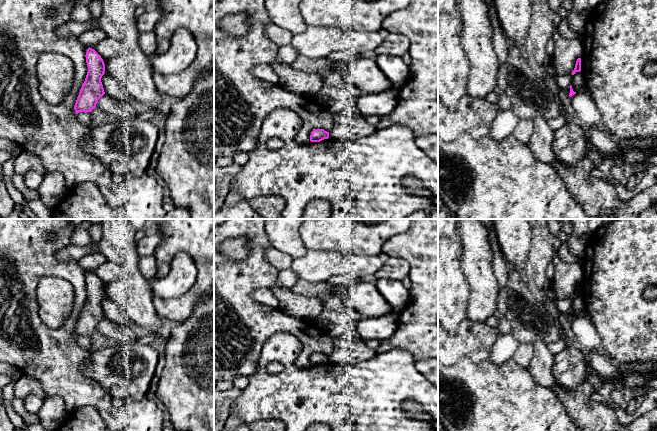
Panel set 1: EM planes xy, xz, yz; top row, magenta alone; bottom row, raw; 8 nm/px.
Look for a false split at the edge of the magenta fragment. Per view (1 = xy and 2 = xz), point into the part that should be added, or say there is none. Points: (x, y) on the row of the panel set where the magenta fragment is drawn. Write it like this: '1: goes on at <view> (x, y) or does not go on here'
1: does not go on here
2: does not go on here

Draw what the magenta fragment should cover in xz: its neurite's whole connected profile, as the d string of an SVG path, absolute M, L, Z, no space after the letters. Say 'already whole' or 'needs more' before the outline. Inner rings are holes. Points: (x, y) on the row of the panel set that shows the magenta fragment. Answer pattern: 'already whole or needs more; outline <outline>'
already whole; outline M314 129L310 135L311 142L320 142L328 138L329 138L329 132L325 131L324 129Z

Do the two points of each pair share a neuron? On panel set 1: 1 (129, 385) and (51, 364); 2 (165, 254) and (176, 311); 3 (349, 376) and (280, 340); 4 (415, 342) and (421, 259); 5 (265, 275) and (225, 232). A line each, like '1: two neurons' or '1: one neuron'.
1: two neurons
2: one neuron
3: one neuron
4: one neuron
5: one neuron

